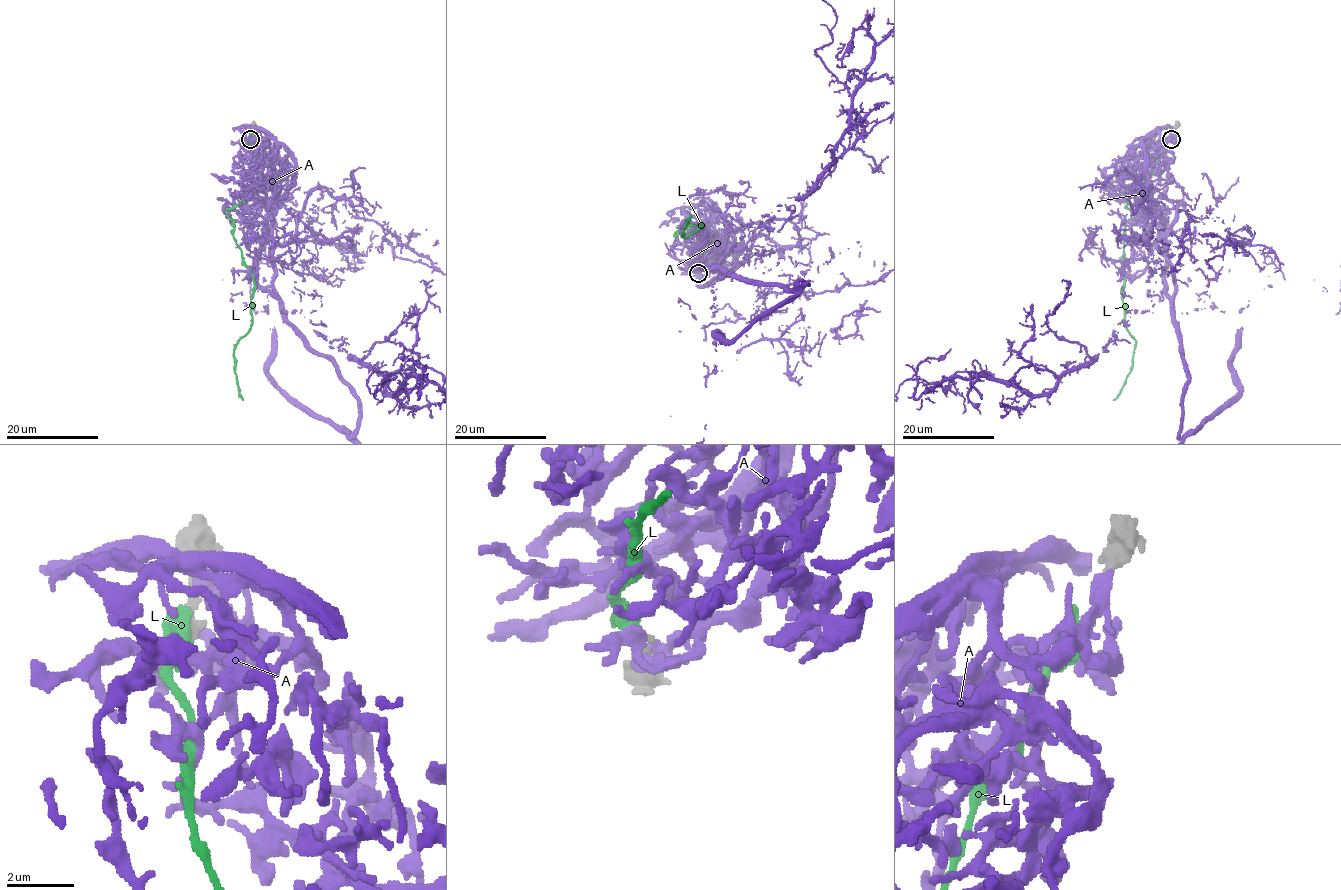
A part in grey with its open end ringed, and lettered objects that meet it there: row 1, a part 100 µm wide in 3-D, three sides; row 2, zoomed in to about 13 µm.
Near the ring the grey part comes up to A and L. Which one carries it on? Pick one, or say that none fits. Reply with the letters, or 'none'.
none

